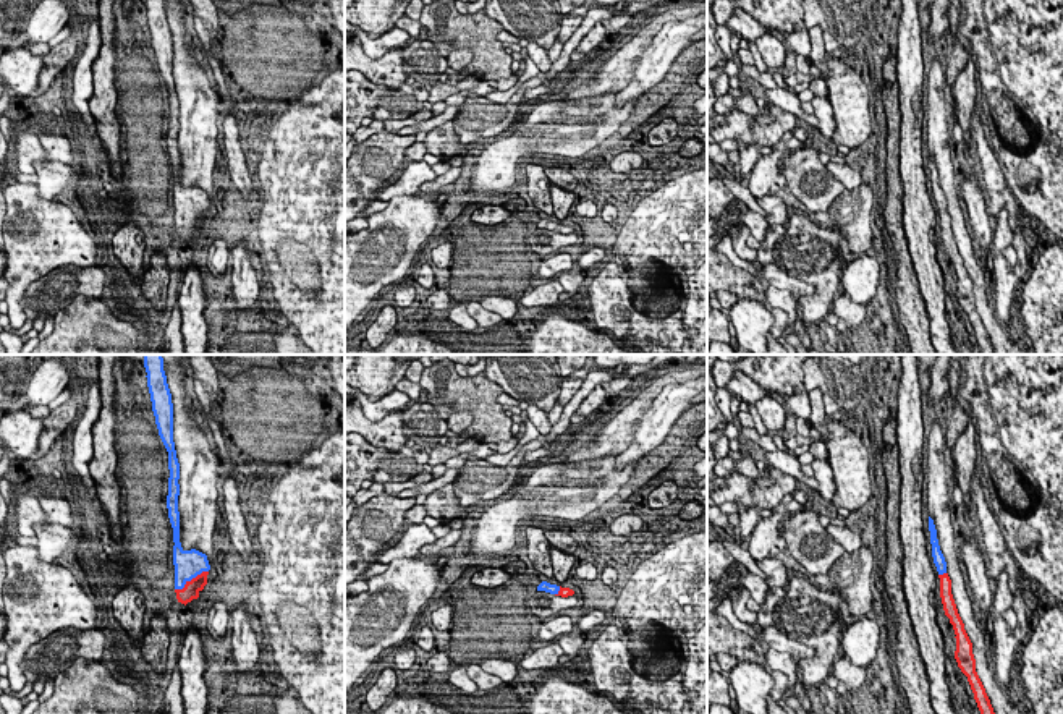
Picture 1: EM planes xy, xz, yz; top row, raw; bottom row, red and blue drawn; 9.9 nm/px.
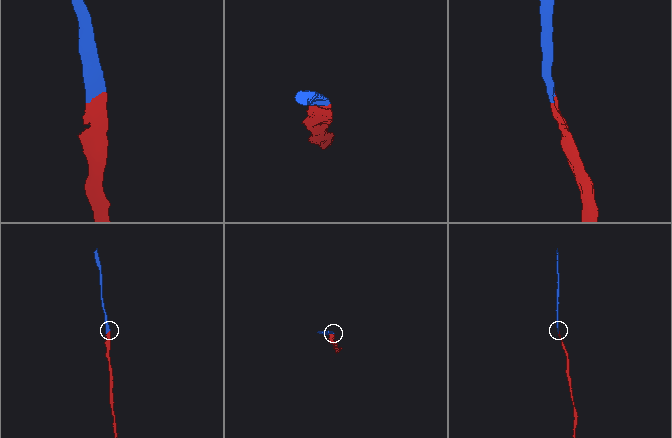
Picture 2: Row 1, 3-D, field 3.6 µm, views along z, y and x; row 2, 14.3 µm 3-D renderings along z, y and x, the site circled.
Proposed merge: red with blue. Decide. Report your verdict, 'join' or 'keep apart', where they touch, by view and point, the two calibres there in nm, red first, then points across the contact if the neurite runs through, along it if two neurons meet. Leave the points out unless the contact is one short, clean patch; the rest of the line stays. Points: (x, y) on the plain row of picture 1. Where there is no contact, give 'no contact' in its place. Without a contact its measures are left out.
join; meets red in xy at (193, 216); 160 nm thick on the red side, 280 nm on the other; runs through xy (191, 227), (193, 216), (188, 201)

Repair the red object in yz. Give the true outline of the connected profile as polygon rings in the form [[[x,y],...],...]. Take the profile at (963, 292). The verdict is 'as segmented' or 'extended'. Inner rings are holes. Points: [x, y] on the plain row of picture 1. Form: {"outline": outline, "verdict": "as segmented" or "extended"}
{"outline": [[[929,154],[929,168],[930,168],[930,181],[932,181],[932,194],[934,201],[938,209],[940,215],[940,235],[943,241],[945,253],[950,256],[950,261],[955,267],[956,275],[956,288],[955,296],[958,300],[958,304],[961,309],[968,314],[968,319],[971,322],[971,327],[974,330],[974,337],[977,340],[977,345],[980,348],[980,355],[995,355],[993,345],[990,342],[990,337],[985,330],[985,325],[976,309],[976,296],[972,291],[972,280],[964,267],[964,261],[958,251],[953,232],[951,232],[951,217],[947,210],[947,199],[940,188],[938,176],[937,176],[937,167],[934,162],[934,157]]], "verdict": "extended"}

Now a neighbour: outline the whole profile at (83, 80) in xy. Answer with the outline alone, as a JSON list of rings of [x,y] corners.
[[[92,19],[87,26],[87,36],[74,60],[73,94],[71,102],[83,117],[83,123],[94,126],[94,117],[89,108],[89,100],[94,96],[92,65],[99,57],[102,47],[99,19]]]

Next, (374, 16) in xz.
[[[354,0],[345,8],[345,23],[361,28],[371,39],[377,39],[404,16],[413,0]]]

